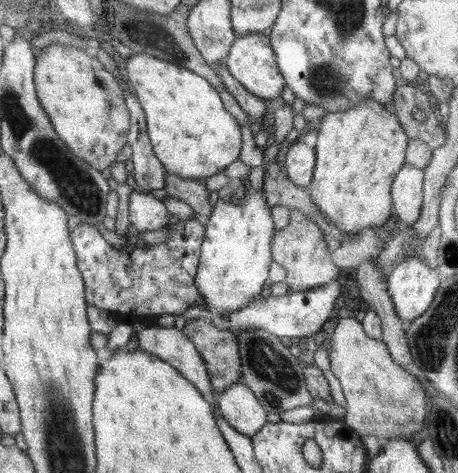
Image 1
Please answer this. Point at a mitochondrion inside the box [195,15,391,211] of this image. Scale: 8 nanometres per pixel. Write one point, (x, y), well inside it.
(328, 81)

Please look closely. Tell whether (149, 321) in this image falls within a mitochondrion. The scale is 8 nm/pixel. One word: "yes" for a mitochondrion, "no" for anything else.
no

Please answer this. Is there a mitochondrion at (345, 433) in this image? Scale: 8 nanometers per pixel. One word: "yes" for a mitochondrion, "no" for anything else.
no

